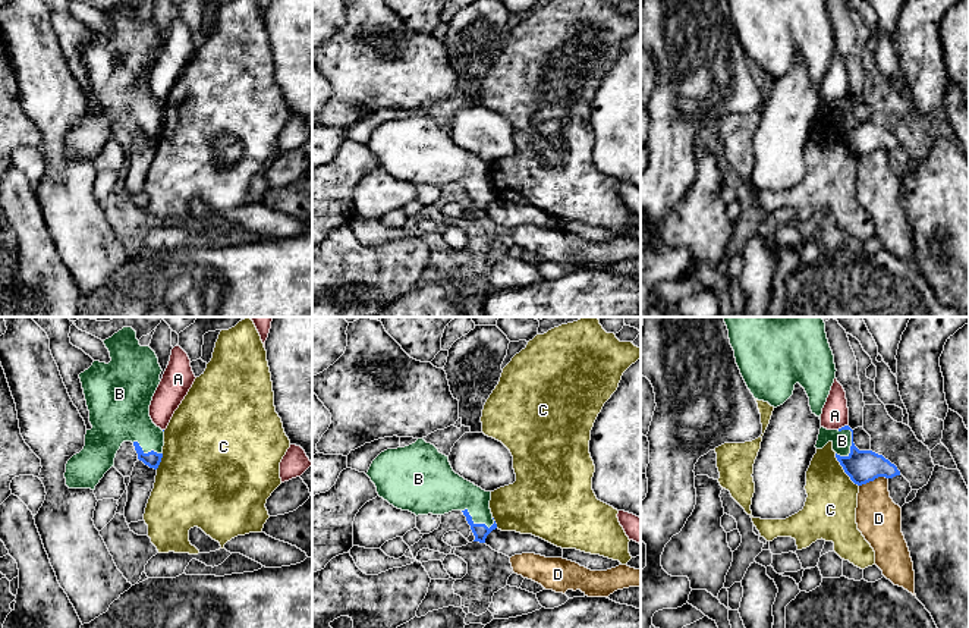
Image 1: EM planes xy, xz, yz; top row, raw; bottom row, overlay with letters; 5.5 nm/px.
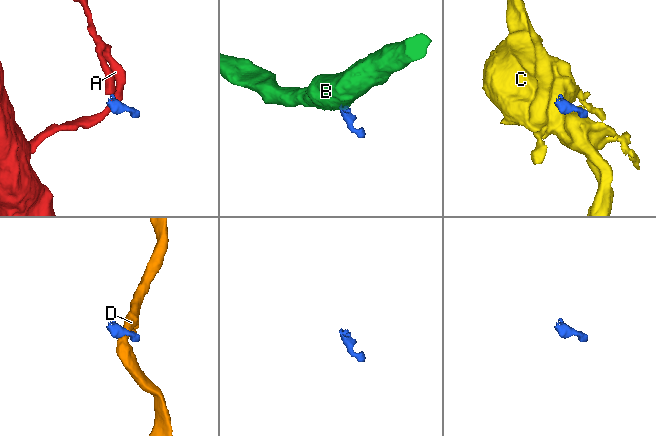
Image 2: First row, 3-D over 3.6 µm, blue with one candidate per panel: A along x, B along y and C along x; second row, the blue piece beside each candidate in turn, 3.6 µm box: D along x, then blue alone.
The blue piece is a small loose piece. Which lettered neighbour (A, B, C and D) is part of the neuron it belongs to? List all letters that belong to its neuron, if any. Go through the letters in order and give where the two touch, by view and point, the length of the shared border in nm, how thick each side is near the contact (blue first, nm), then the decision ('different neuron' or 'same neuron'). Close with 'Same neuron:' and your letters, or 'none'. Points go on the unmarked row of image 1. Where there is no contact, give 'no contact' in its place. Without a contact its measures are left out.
A: yz (842, 99) | 70 nm | 180/150 nm | different neuron
B: yz (852, 109) | 170 nm | 180/110 nm | same neuron
C: yz (843, 140) | 220 nm | 180/280 nm | different neuron
D: yz (872, 151) | 170 nm | 180/240 nm | different neuron
Same neuron: B

